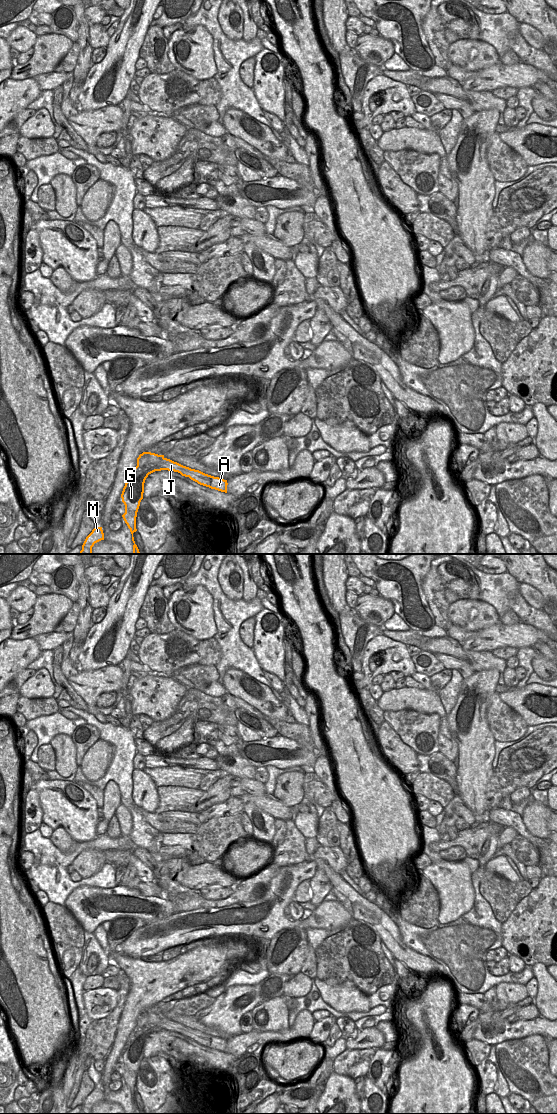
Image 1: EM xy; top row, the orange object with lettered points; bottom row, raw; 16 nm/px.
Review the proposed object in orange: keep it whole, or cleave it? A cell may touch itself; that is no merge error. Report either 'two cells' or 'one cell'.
two cells

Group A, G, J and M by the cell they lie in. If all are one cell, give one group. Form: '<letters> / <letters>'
A J / G M

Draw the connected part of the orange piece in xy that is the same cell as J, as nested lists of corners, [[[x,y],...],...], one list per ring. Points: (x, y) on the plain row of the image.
[[[143,1012],[137,1018],[137,1028],[141,1027],[161,1027],[162,1029],[168,1031],[178,1032],[182,1036],[189,1037],[191,1040],[197,1042],[200,1045],[227,1053],[227,1040],[183,1026],[177,1022],[165,1018],[164,1015],[158,1015],[151,1012]]]

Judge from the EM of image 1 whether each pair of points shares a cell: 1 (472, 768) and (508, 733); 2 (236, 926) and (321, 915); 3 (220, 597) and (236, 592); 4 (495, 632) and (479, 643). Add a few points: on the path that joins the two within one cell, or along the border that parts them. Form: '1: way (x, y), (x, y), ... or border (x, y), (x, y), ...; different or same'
1: border (486, 718), (488, 727), (495, 740); different
2: way (257, 923), (300, 923); same
3: border (219, 572), (221, 590), (229, 598), (240, 600); different
4: way (491, 636), (486, 636), (483, 639); same

